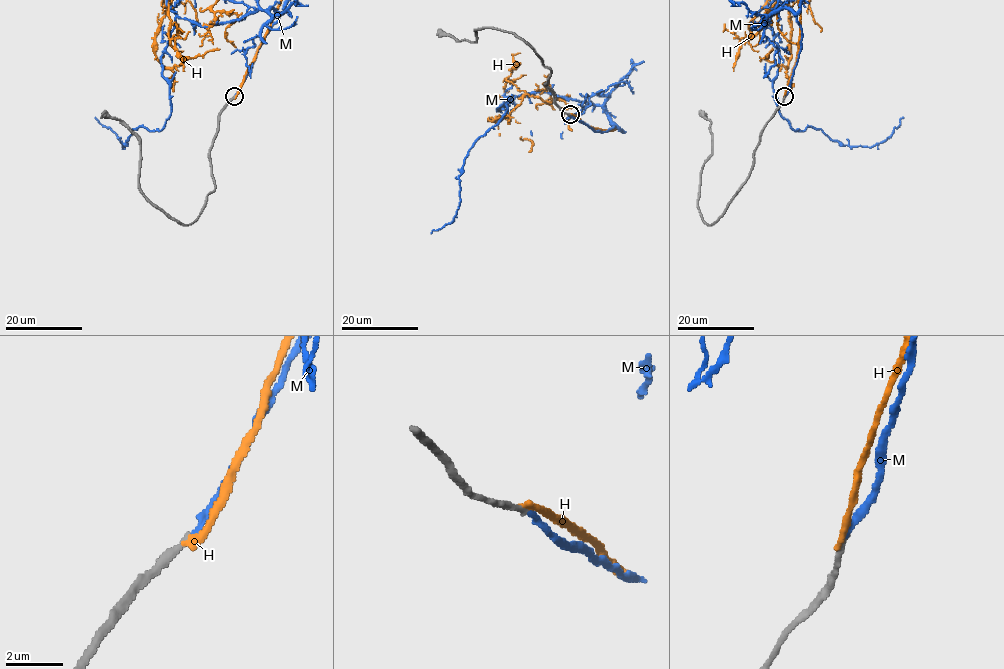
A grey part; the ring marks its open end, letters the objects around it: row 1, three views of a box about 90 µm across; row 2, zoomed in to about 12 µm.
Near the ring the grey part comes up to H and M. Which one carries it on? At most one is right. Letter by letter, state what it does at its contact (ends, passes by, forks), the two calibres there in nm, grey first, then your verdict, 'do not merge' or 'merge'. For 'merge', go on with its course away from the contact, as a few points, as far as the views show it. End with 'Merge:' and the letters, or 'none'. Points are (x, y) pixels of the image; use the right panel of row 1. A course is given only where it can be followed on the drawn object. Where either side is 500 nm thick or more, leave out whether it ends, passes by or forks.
H: it ends there; 240 nm thick on the grey side, 240 nm on the other; do not merge
M: it ends there; 200 nm thick on the grey side, 180 nm on the other; merge; it runs (784, 97), (801, 29), (781, 8), (761, 26), (766, 16), (775, 102), (794, 130), (872, 147), (903, 117)
Merge: M

